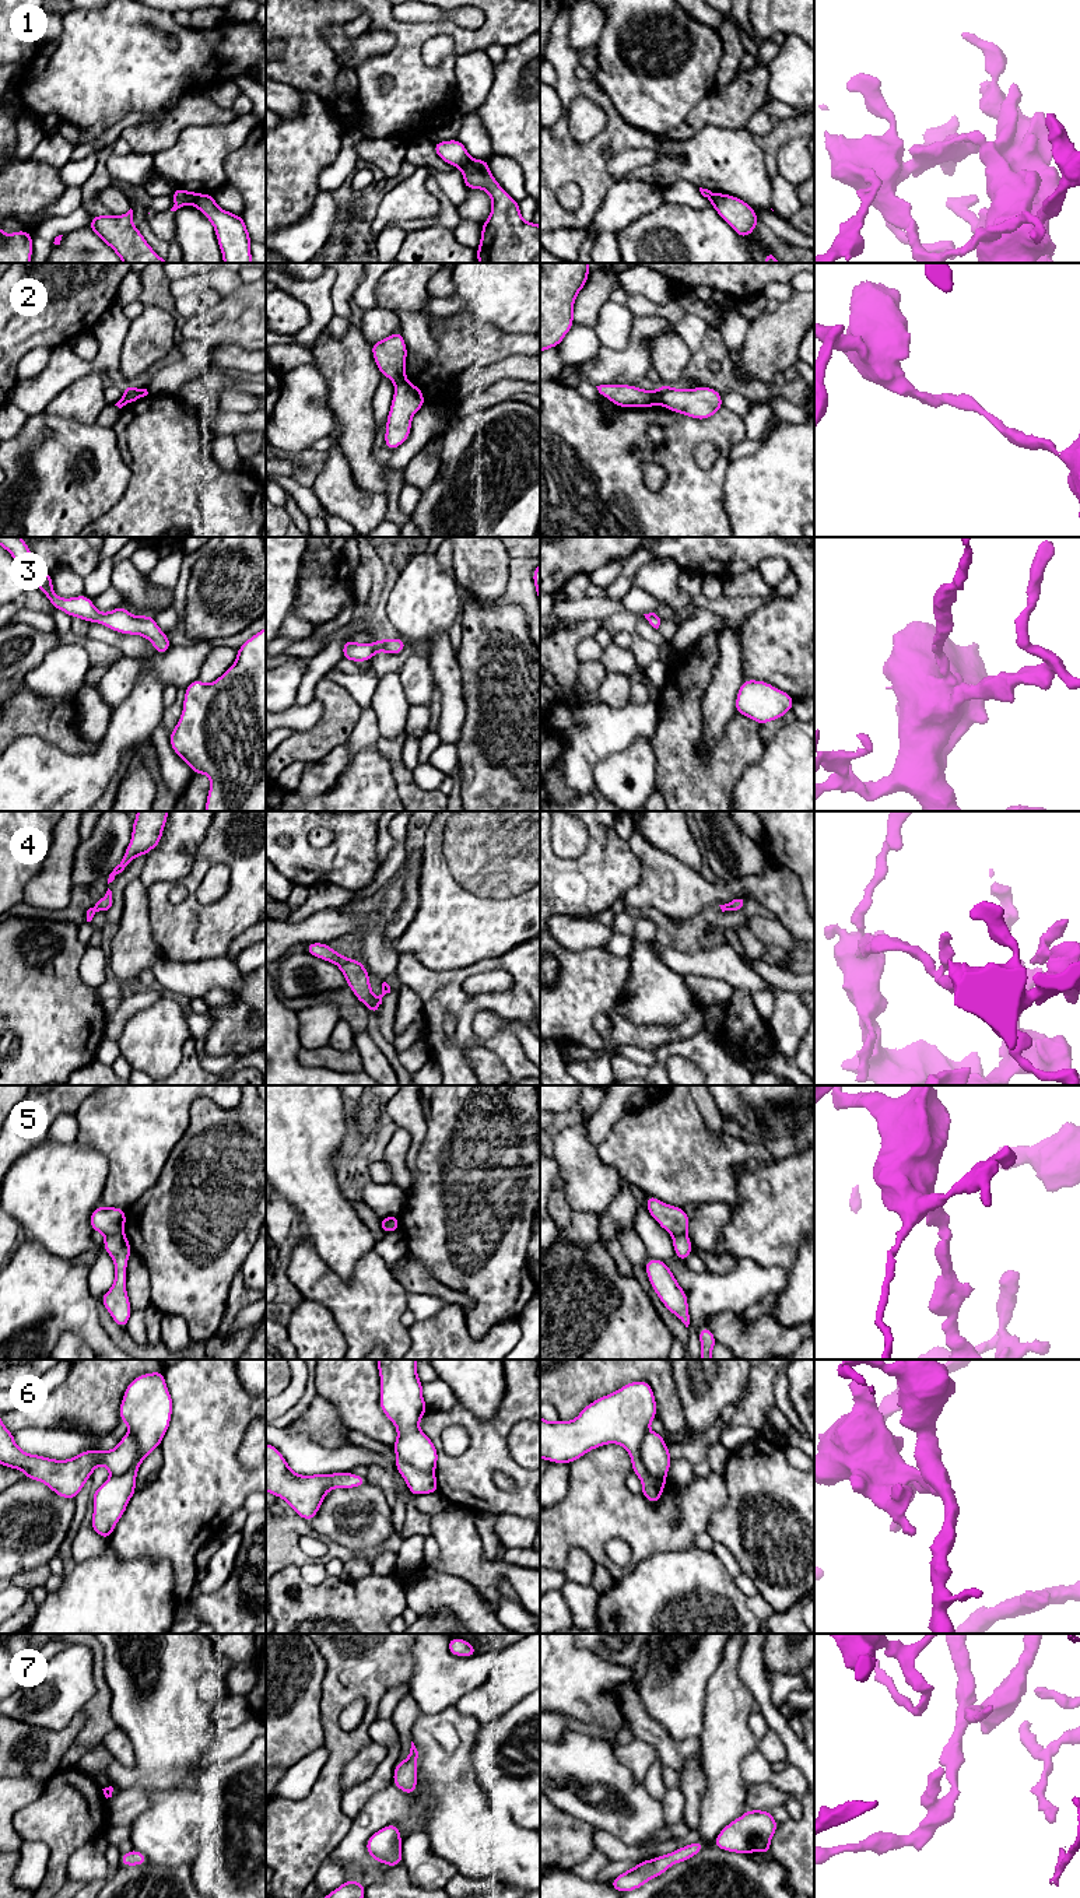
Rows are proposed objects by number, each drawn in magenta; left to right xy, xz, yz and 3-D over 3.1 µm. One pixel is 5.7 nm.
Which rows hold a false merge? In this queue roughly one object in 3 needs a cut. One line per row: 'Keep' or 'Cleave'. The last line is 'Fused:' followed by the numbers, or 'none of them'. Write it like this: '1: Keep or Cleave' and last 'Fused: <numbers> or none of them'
1: Cleave
2: Cleave
3: Keep
4: Keep
5: Cleave
6: Cleave
7: Keep
Fused: 1, 2, 5, 6

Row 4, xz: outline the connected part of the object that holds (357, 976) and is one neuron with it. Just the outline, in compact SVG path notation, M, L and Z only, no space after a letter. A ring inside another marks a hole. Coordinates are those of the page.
M308 943L305 952L336 964L355 997L365 1004L372 1014L378 1014L382 997L390 993L390 986L386 982L382 983L382 993L375 1000L369 983L371 976L361 961L350 959L325 943Z

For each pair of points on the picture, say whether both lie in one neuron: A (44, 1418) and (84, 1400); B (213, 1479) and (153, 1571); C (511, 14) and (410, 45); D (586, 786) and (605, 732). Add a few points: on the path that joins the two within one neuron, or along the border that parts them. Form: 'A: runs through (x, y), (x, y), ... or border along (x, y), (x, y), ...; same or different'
A: runs through (53, 1414), (66, 1402), (74, 1400); same
B: border along (128, 1558), (165, 1557), (171, 1564), (174, 1589); different
C: runs through (486, 35), (460, 35), (452, 30), (435, 30); same
D: runs through (585, 772), (585, 751), (591, 746); same

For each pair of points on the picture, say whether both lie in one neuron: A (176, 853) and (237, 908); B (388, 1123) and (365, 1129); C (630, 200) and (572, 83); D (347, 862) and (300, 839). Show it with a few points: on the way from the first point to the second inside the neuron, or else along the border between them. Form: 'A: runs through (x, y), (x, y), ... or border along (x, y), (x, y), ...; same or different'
A: border along (204, 837), (197, 848), (192, 869), (179, 881); different
B: border along (384, 1112), (378, 1121), (372, 1142), (367, 1149); different
C: border along (616, 179), (607, 190), (606, 203), (600, 209); different
D: runs through (335, 862), (318, 862), (308, 852); same

